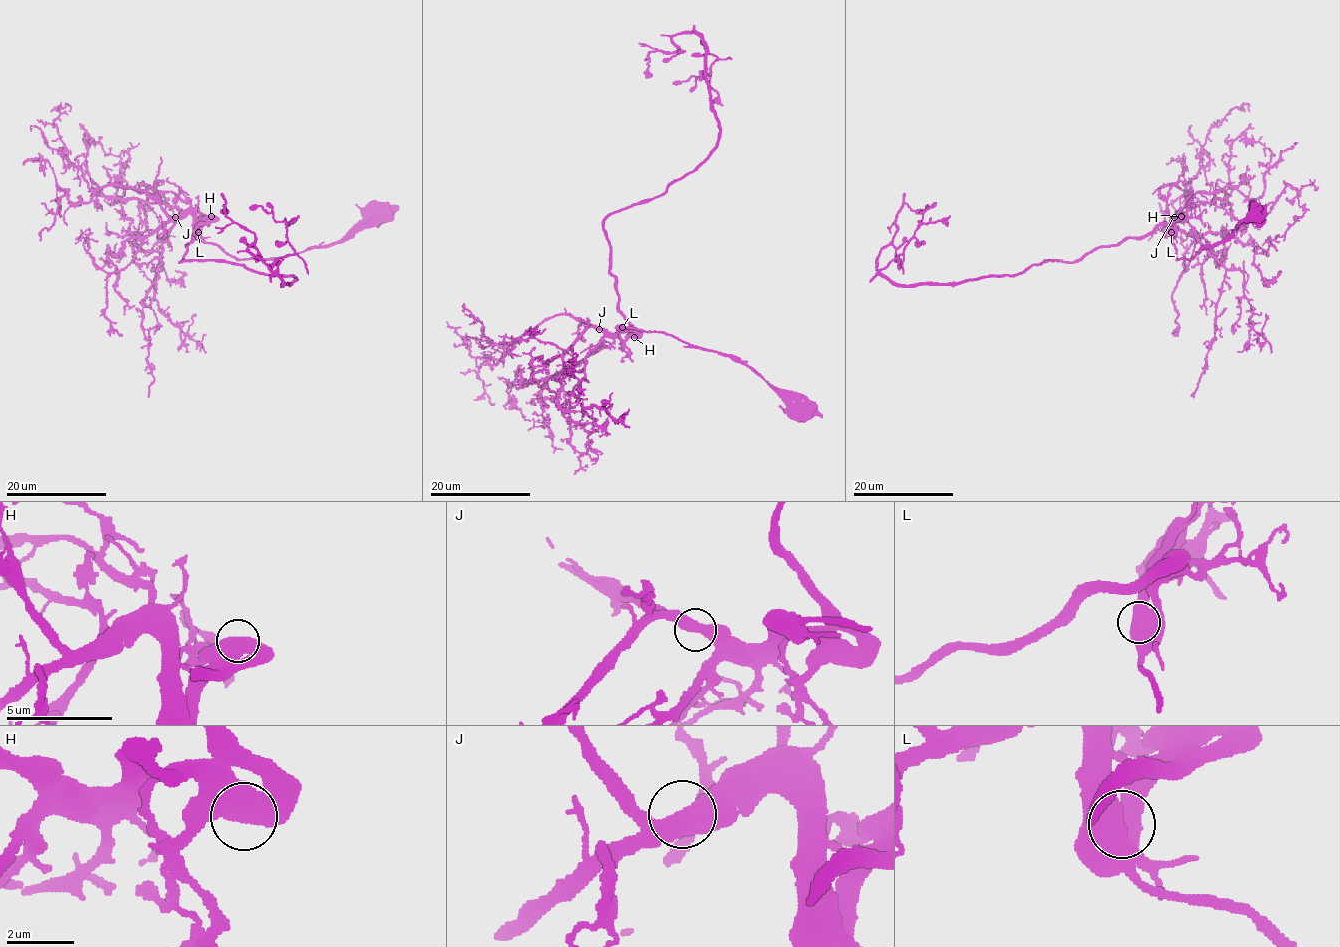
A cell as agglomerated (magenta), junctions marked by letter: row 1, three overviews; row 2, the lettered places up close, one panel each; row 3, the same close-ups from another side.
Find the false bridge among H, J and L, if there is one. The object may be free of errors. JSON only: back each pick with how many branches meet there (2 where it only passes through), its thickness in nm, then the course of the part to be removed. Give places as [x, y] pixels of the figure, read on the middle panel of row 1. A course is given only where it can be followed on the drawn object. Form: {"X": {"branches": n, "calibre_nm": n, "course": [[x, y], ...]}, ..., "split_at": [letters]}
{"split_at": []}

